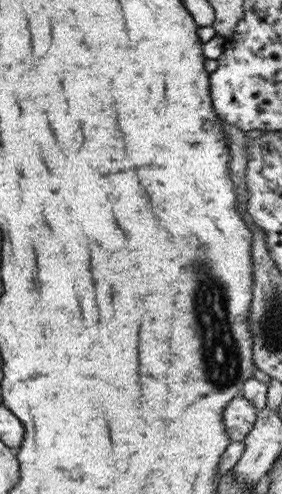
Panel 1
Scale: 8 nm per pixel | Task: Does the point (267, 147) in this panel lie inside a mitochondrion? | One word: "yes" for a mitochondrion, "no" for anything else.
no

